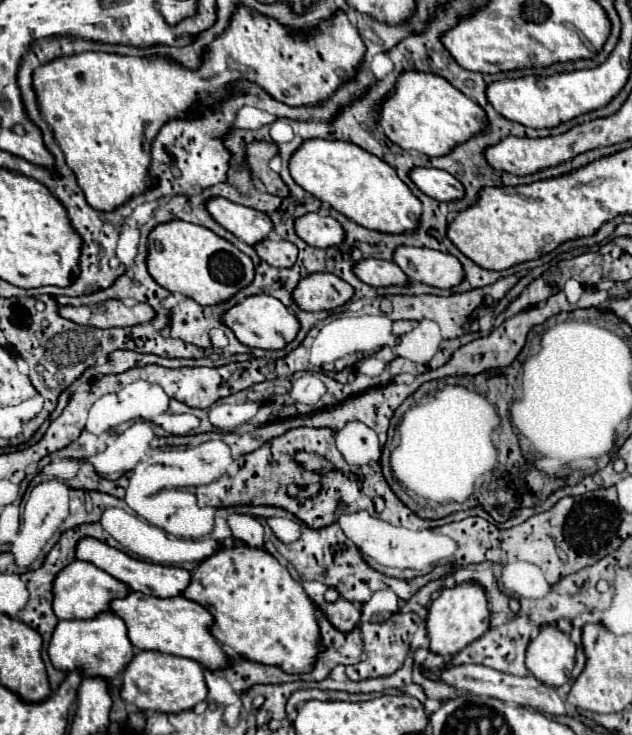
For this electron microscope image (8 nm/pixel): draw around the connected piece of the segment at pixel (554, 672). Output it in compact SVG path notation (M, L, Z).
M548 624L548 626L542 626L538 636L528 644L526 666L540 682L548 686L562 686L572 676L572 668L576 660L574 656L576 656L576 644L570 640L570 634L562 632L556 624Z

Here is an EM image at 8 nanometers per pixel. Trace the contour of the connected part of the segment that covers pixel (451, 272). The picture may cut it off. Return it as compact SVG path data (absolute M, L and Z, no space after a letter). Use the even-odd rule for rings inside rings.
M398 246L392 258L402 272L414 280L436 288L452 288L462 280L462 264L452 254L430 248Z

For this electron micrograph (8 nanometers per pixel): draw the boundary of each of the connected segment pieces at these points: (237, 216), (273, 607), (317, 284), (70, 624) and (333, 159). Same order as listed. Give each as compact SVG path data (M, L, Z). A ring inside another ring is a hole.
M222 196L208 198L208 202L204 206L206 206L208 214L220 226L224 226L226 230L236 234L242 242L246 242L250 246L264 240L268 236L268 232L272 230L272 222L270 222L268 214L242 206L242 204L234 204Z
M246 544L234 548L218 548L212 556L202 560L196 570L192 570L192 580L182 594L188 600L202 604L212 614L212 636L244 658L280 666L288 674L302 674L312 670L316 654L322 650L318 642L320 634L312 600L306 596L302 584L290 576L288 568L262 548L252 548Z
M316 272L298 282L292 292L300 310L334 310L354 296L354 288L330 272Z
M106 610L90 620L60 620L52 634L48 656L54 668L62 672L80 668L84 676L104 676L106 680L112 680L120 670L124 670L134 654L124 622L114 612Z
M310 138L300 144L288 162L290 174L298 186L328 202L334 210L356 224L378 232L410 232L416 230L422 214L422 202L396 176L396 172L374 154L344 140Z

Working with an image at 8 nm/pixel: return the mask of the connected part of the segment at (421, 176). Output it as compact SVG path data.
M412 168L410 180L416 184L418 190L422 190L426 196L436 200L456 200L462 198L464 186L446 170L436 168Z

